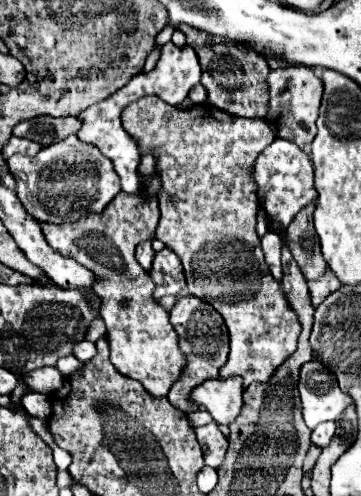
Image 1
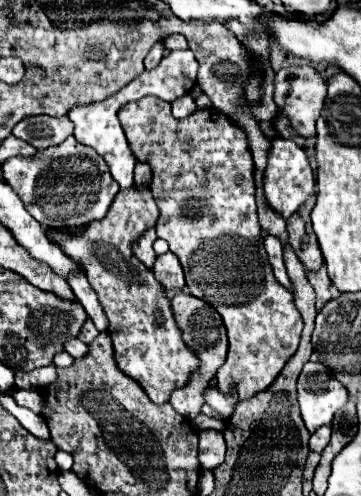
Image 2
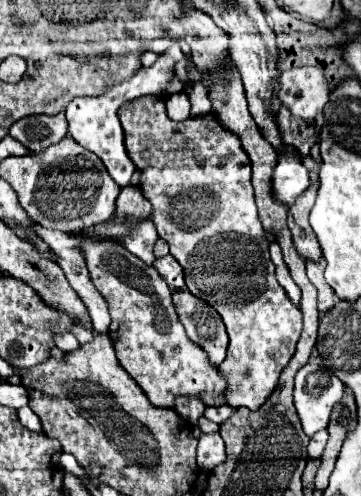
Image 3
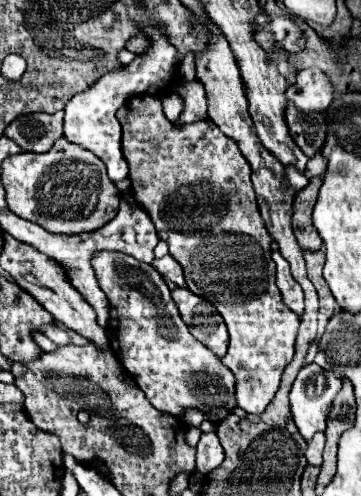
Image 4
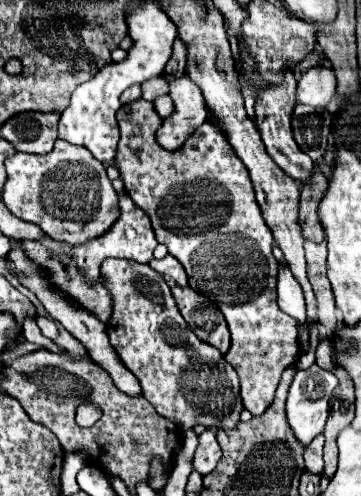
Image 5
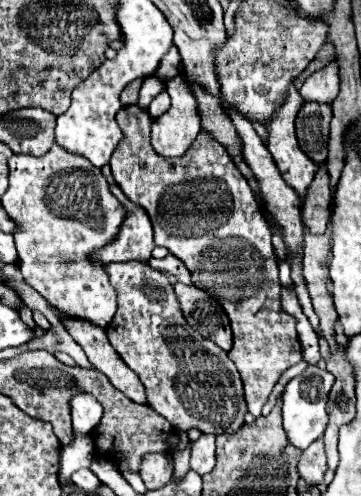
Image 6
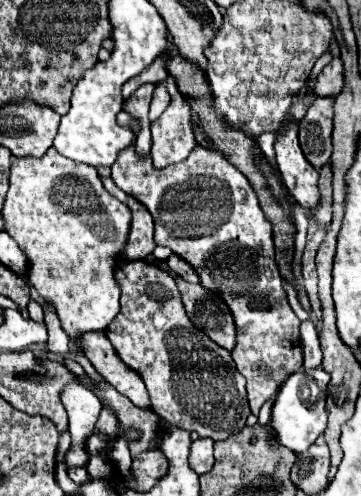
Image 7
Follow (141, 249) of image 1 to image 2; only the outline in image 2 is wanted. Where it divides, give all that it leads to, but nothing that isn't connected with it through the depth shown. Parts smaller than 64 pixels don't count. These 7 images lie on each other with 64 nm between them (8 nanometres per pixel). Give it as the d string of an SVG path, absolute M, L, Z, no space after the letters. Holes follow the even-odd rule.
M148 230L136 244L134 244L134 254L136 258L146 266L146 268L152 268L154 260L156 260L156 252L152 250L152 244L156 240L156 232L154 230Z

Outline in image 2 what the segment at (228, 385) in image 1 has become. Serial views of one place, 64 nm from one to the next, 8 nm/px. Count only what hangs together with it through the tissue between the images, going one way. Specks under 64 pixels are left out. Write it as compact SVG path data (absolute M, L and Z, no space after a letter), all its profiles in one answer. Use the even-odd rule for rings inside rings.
M208 386L208 388L204 388L202 396L204 396L204 402L206 402L210 408L214 408L214 412L216 412L218 416L222 416L222 420L228 420L228 418L234 414L236 404L238 404L236 386L232 386L226 394L220 392L216 386Z

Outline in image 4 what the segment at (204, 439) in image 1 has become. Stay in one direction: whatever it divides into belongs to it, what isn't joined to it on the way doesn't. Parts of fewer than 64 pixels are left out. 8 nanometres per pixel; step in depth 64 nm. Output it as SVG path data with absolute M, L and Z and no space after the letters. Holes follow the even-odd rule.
M216 432L202 434L196 448L198 448L198 452L196 452L196 470L200 474L206 476L208 472L212 472L216 466L222 464L224 450L222 450L222 444L220 444Z

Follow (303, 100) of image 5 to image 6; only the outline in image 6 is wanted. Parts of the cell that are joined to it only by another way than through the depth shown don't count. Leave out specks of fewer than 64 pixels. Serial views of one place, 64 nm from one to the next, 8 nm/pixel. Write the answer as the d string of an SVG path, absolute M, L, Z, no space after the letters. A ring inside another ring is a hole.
M330 62L322 70L312 72L300 86L300 96L304 102L330 104L338 94L338 68L336 62Z

